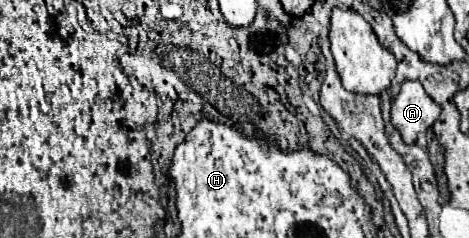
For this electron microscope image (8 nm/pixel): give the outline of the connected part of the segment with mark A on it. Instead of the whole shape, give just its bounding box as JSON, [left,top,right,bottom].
[390,82,440,144]

